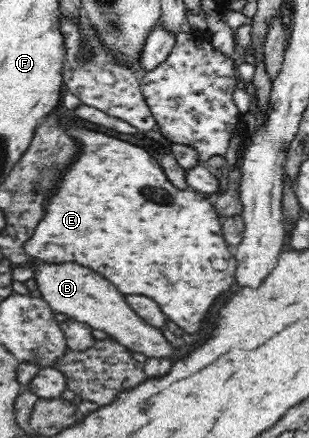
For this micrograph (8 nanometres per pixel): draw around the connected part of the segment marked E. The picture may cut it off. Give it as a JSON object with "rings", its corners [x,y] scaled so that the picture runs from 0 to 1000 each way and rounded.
{"rings":[[[243,288],[204,290],[256,329],[256,358],[243,358],[243,368],[230,372],[236,381],[217,381],[217,400],[197,404],[204,413],[191,418],[191,436],[178,436],[146,468],[146,491],[126,505],[113,521],[113,532],[81,555],[74,568],[100,587],[120,587],[149,600],[252,600],[269,610],[285,610],[350,637],[372,655],[405,674],[469,674],[502,685],[521,710],[540,719],[544,728],[573,737],[573,742],[605,760],[644,760],[670,733],[670,724],[683,719],[689,701],[715,687],[715,678],[728,678],[728,669],[741,664],[741,655],[761,646],[761,612],[764,591],[757,589],[757,573],[728,553],[718,532],[718,498],[702,489],[702,479],[689,473],[683,457],[670,457],[657,443],[641,441],[618,427],[602,434],[573,429],[570,422],[553,418],[553,411],[534,400],[524,377],[515,374],[508,363],[495,361],[476,342],[411,326],[369,311],[353,311],[330,301],[288,297],[282,292],[256,292]]]}

